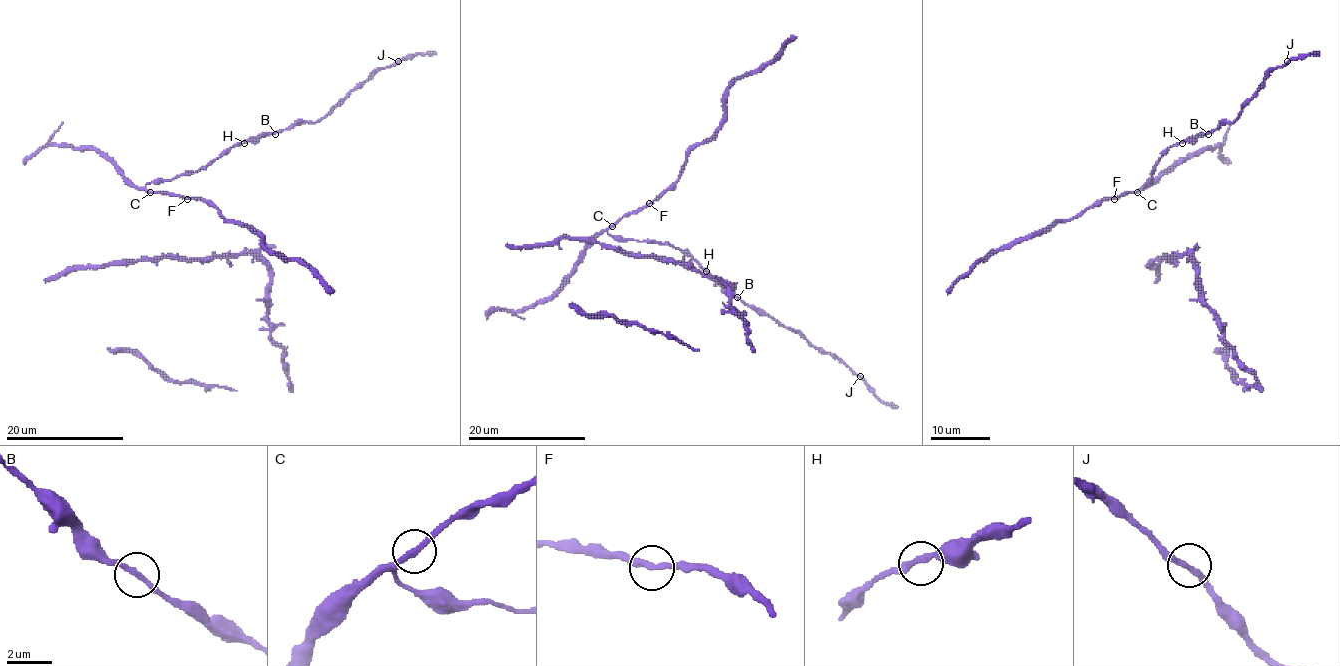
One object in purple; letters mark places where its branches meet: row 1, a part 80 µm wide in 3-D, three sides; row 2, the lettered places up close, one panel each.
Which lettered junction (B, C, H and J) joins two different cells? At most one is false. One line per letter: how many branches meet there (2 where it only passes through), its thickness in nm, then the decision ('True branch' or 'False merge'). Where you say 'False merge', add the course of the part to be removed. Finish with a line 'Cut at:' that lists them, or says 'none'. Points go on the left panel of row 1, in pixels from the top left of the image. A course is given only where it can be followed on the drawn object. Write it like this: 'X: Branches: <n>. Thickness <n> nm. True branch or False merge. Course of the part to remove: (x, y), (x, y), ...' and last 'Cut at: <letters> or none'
B: Branches: 2. Thickness 260 nm. True branch
C: Branches: 2. Thickness 260 nm. True branch
H: Branches: 2. Thickness 280 nm. True branch
J: Branches: 2. Thickness 280 nm. True branch
Cut at: none

